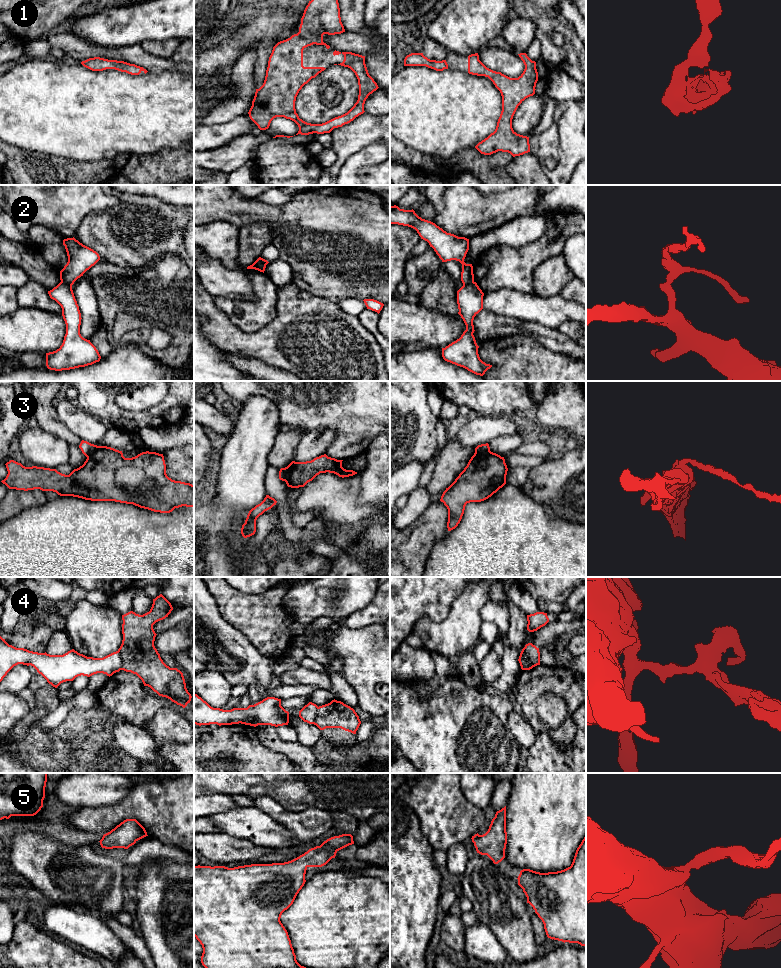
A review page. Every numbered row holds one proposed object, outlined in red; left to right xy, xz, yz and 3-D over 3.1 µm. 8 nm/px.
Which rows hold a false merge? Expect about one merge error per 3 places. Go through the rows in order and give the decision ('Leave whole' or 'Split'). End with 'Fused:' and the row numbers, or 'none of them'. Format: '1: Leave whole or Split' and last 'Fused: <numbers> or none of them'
1: Leave whole
2: Split
3: Split
4: Split
5: Leave whole
Fused: 2, 3, 4

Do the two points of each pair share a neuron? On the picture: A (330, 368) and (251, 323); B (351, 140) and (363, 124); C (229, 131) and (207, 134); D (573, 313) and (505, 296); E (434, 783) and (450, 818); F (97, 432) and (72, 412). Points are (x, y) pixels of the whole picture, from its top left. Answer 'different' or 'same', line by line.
A: different
B: same
C: same
D: same
E: same
F: same

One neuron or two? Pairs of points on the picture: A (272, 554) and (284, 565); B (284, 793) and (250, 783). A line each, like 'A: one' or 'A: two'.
A: two
B: one

